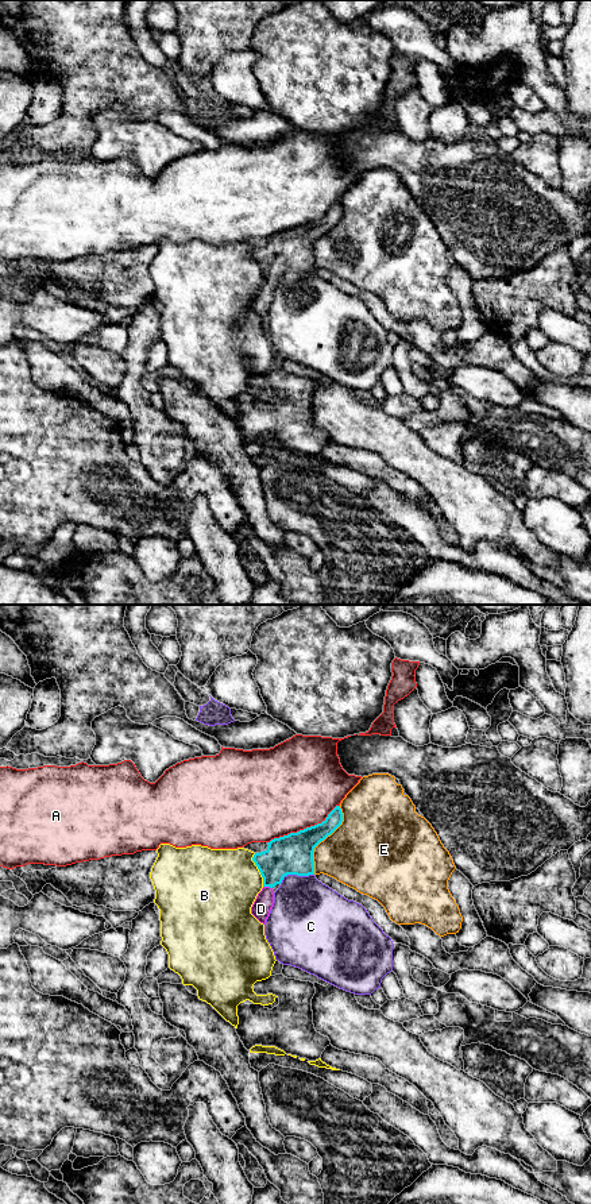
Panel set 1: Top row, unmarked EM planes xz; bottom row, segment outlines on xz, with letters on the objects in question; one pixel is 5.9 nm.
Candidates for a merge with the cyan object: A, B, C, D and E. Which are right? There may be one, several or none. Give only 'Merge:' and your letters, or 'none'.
Merge: D

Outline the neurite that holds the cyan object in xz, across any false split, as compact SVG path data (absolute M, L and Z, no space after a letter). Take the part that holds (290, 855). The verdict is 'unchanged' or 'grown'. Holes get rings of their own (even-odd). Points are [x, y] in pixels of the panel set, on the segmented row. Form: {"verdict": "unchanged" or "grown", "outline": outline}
{"verdict": "grown", "outline": "M336 806L321 823L274 838L267 842L269 846L264 852L254 854L252 861L263 877L263 888L251 907L251 914L260 923L266 923L273 907L273 888L281 884L287 875L314 875L314 848L331 836L341 822L343 813L340 806Z"}

